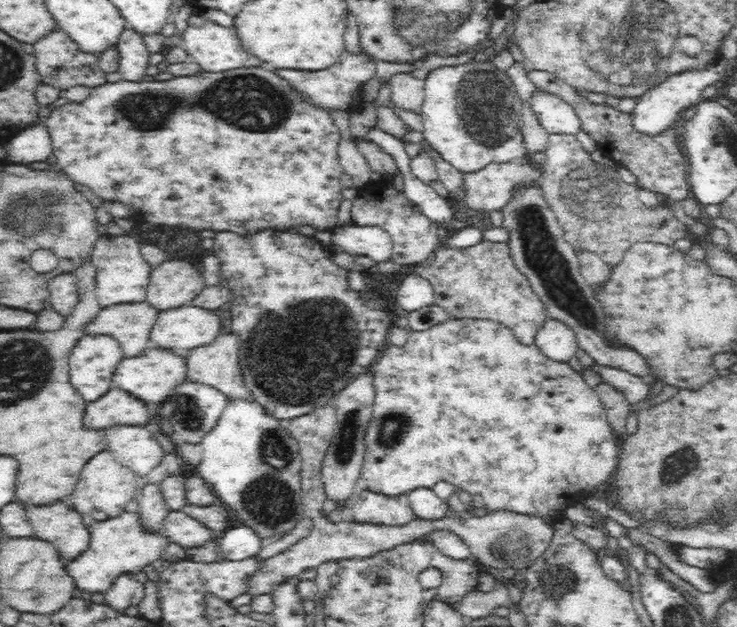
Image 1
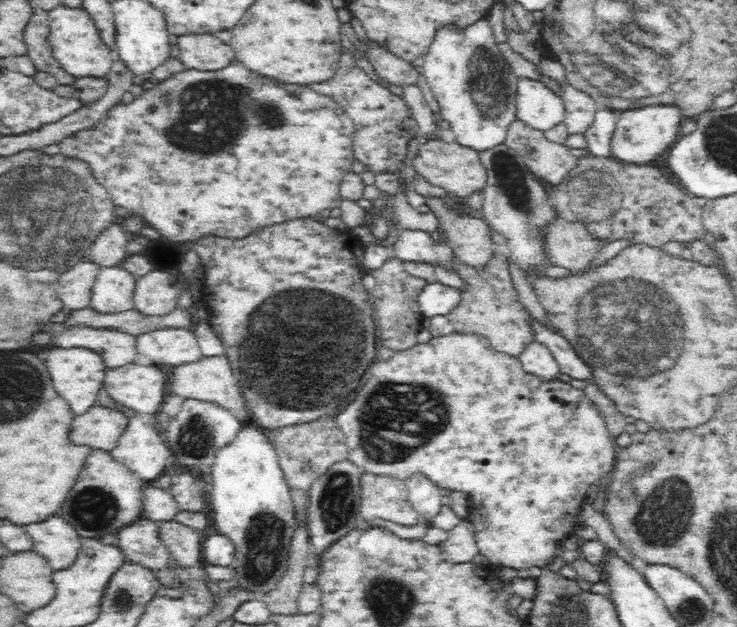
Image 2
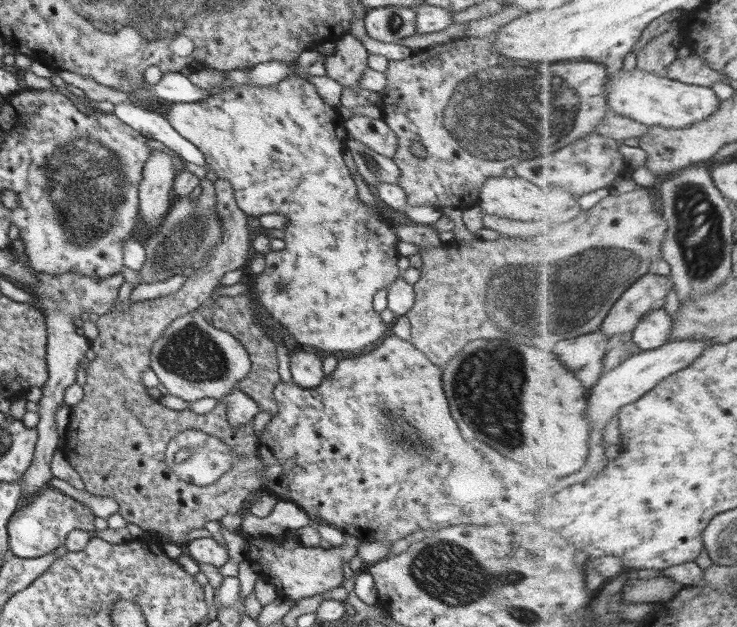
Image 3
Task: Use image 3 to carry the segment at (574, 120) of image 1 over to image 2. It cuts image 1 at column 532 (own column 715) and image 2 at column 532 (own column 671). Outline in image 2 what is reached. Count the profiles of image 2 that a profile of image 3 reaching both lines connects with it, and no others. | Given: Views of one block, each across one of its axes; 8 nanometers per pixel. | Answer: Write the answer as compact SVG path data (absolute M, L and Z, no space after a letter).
M518 78L515 88L515 117L528 127L542 132L563 122L562 99L545 82Z

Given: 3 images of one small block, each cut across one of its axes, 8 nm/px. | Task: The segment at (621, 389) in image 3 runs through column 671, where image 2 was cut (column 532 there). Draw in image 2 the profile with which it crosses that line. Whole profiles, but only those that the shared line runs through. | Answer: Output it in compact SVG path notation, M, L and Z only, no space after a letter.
M534 341L526 346L517 359L526 374L544 382L554 382L560 376L561 370L553 356L541 344Z

